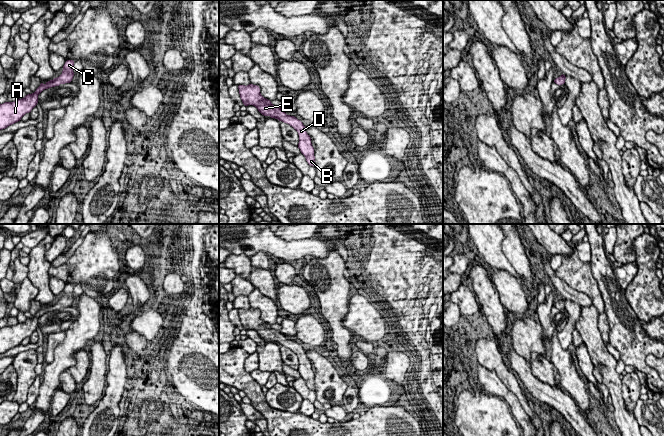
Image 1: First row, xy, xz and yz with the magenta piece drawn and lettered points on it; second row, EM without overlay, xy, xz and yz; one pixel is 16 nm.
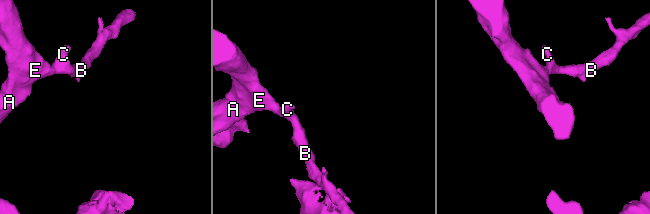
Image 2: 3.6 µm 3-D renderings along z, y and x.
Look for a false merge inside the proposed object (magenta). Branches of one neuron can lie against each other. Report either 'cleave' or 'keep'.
keep

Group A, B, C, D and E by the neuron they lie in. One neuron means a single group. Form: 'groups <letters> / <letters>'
groups A B C D E

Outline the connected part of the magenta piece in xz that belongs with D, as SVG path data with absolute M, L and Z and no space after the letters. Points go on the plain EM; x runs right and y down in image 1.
M251 307L248 310L238 309L238 313L243 329L253 329L262 339L270 340L271 342L278 343L292 350L299 359L298 372L301 378L306 381L306 385L309 389L316 391L314 372L303 347L295 340L287 339L279 330L272 329L271 324L264 322L260 318L260 311L258 309Z

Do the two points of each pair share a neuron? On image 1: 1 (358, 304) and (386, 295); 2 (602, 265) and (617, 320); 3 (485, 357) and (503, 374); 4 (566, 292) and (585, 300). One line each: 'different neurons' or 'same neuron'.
1: different neurons
2: same neuron
3: same neuron
4: same neuron

